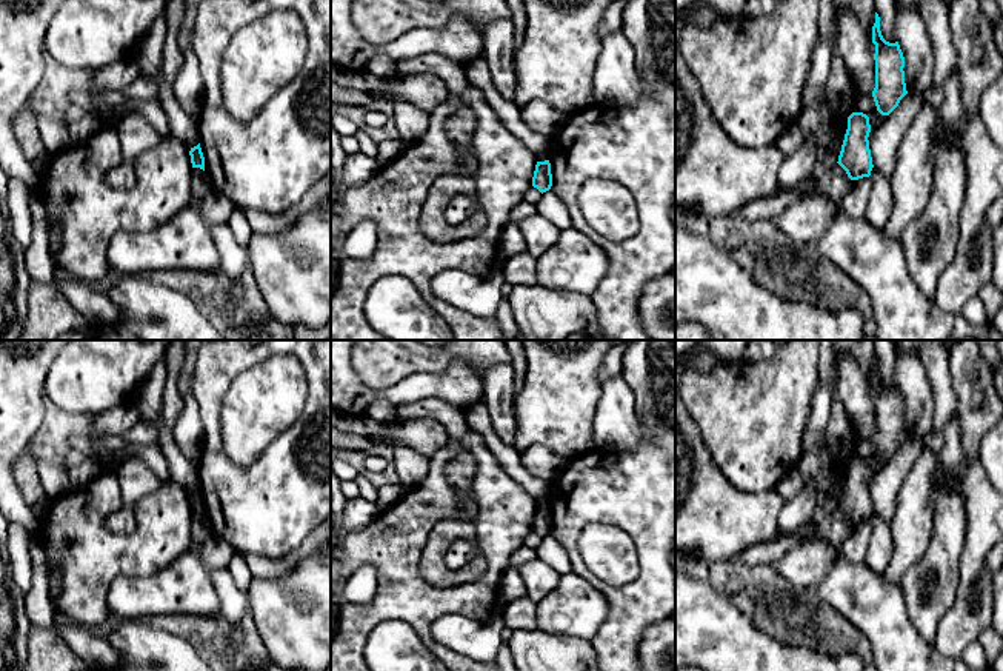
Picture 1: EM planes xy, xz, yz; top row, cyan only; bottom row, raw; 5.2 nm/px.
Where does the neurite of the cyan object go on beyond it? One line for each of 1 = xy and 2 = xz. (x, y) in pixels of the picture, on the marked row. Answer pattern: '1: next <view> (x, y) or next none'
1: next none
2: next none

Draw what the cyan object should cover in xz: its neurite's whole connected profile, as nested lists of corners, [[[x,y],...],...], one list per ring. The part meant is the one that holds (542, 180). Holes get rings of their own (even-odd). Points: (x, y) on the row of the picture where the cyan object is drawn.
[[[549,160],[537,162],[532,186],[537,188],[541,194],[549,191],[552,186],[552,174]]]

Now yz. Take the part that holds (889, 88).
[[[877,12],[872,26],[872,43],[875,45],[875,88],[872,97],[877,111],[881,115],[889,115],[908,94],[903,71],[905,57],[898,42],[889,43],[883,38]]]

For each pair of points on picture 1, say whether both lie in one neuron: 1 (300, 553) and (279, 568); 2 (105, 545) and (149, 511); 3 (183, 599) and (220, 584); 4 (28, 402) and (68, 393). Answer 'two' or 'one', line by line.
1: one
2: one
3: two
4: two

